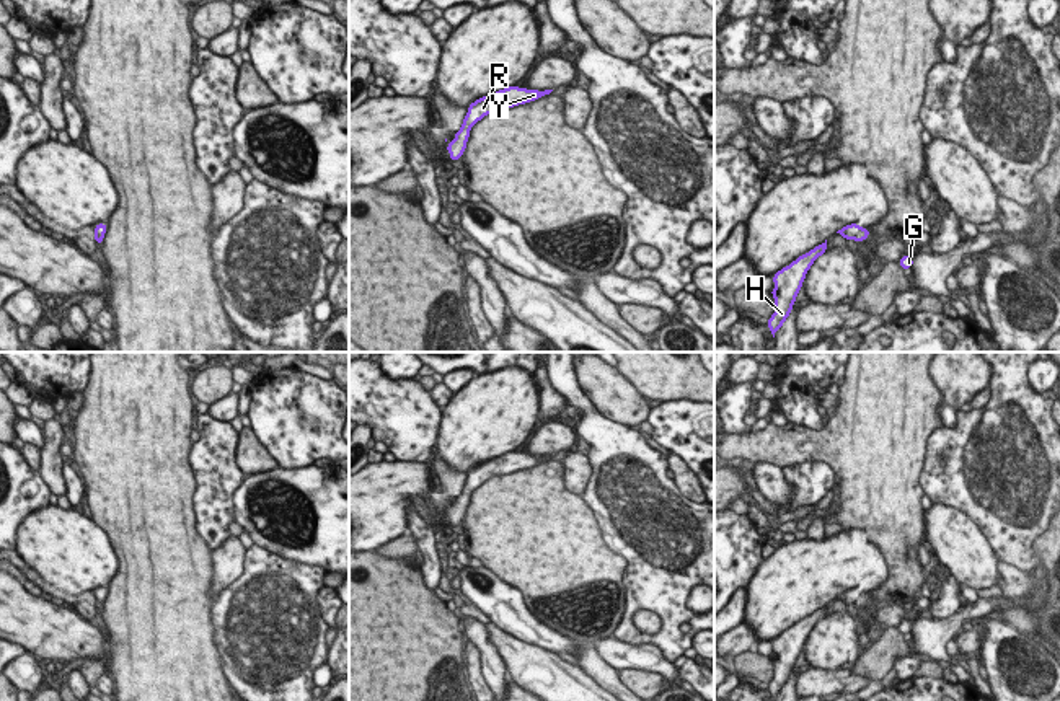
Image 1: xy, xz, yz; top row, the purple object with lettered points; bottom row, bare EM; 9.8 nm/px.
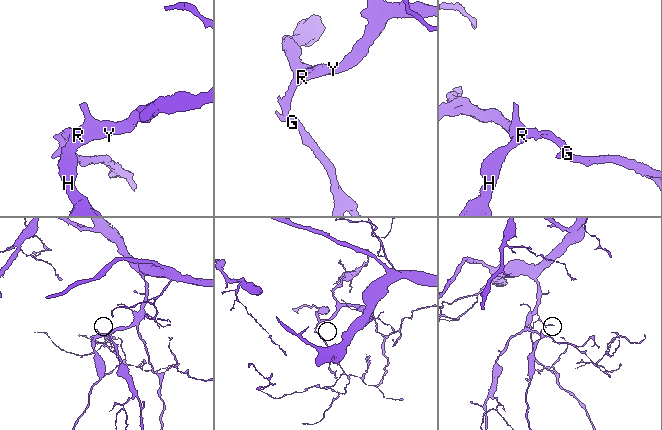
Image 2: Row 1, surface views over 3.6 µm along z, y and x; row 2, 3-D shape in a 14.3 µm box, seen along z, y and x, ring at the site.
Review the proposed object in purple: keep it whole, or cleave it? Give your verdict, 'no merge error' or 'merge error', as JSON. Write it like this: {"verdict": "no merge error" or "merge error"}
{"verdict": "no merge error"}

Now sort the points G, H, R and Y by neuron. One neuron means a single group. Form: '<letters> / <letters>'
G H R Y

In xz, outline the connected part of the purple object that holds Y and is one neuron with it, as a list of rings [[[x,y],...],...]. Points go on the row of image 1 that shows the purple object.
[[[509,86],[473,101],[468,106],[468,112],[463,119],[462,129],[455,132],[455,139],[445,148],[450,153],[450,160],[457,161],[460,157],[463,157],[466,142],[470,139],[470,129],[484,116],[494,111],[502,111],[535,101],[541,96],[550,95],[551,91],[553,90],[538,91],[538,90]]]

